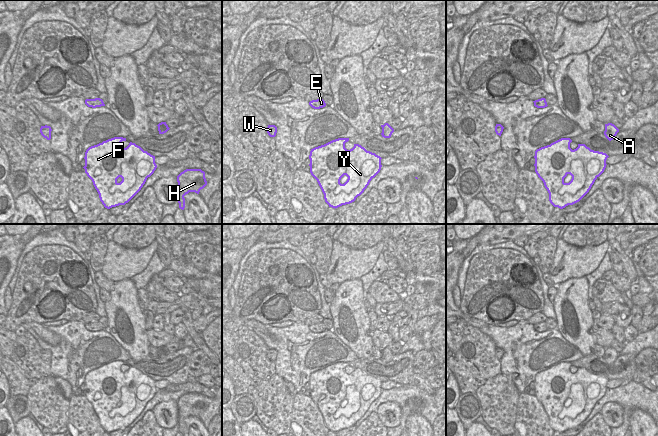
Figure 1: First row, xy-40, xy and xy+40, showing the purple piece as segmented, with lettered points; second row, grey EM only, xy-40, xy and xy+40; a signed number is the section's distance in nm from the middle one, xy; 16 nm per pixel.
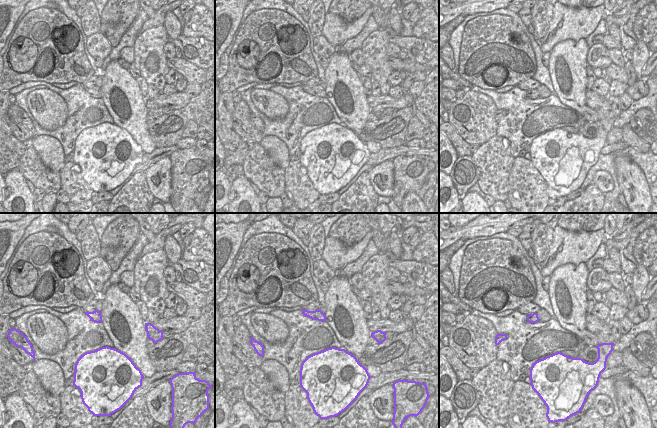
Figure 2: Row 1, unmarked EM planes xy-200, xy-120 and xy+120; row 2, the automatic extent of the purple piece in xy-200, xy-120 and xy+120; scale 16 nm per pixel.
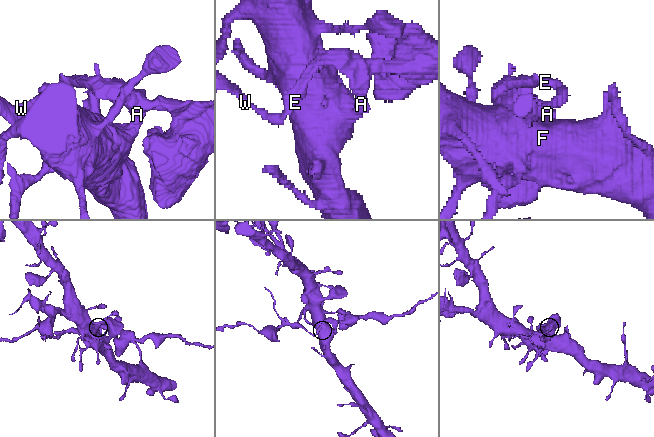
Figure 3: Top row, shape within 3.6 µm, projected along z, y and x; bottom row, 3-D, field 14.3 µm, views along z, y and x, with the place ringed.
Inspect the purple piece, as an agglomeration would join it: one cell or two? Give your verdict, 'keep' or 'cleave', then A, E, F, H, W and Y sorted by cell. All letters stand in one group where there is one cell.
cleave; groups A F Y / E H W

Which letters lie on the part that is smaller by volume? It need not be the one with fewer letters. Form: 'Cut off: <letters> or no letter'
Cut off: E, H, W

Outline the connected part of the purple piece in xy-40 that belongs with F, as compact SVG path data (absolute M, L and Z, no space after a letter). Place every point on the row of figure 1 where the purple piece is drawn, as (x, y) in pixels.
M114 137L89 147L85 152L83 168L92 180L100 201L107 209L128 203L157 168L155 156L132 142L126 148L122 148L122 141L126 141L126 138Z

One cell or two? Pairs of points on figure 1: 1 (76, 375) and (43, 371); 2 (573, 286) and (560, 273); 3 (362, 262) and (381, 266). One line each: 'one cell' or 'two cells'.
1: two cells
2: two cells
3: two cells

